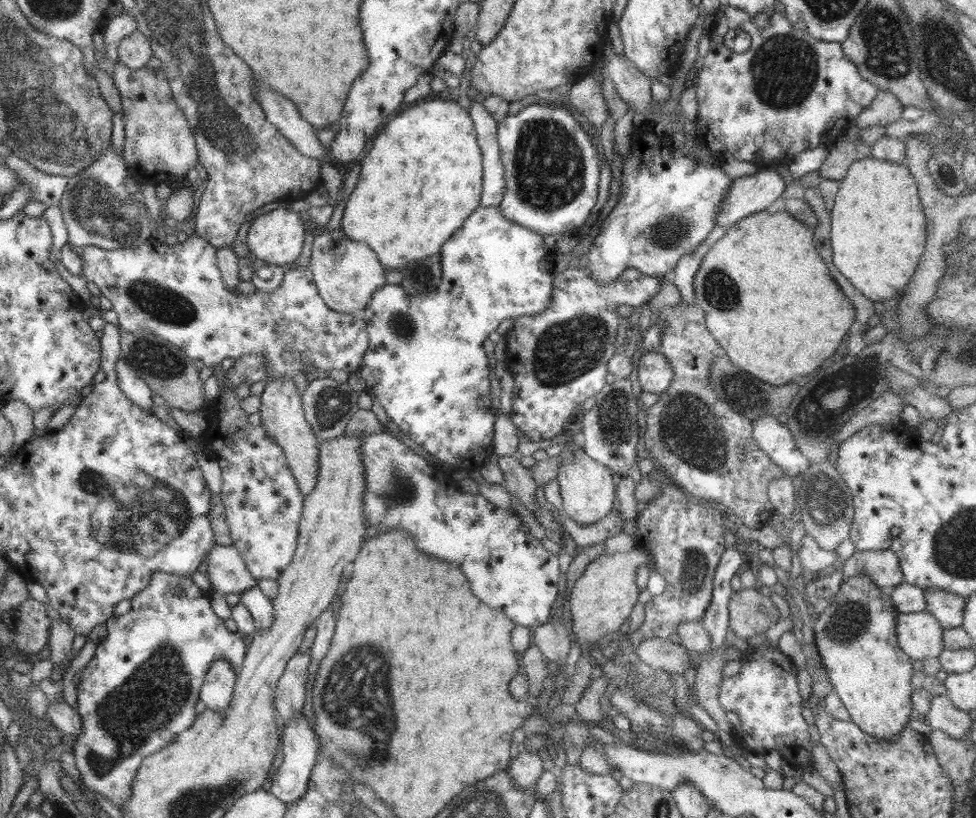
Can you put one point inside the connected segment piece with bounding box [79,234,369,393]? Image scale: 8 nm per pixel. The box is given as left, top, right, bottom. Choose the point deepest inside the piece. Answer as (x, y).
(176, 292)

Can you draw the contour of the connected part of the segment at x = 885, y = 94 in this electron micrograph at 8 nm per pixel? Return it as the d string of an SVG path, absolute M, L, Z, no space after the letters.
M879 89L872 103L851 121L851 125L856 125L860 130L874 125L885 128L886 125L897 122L902 118L905 105L902 105L896 96L891 92Z

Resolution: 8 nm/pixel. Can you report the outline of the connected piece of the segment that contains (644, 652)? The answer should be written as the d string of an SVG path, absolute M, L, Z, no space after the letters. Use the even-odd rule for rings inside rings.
M658 637L642 640L634 653L655 672L666 671L672 675L684 675L690 669L690 655L693 655L681 644L673 644L669 638Z

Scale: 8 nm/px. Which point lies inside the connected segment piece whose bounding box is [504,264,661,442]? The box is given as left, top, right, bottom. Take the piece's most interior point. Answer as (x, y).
(559, 359)

